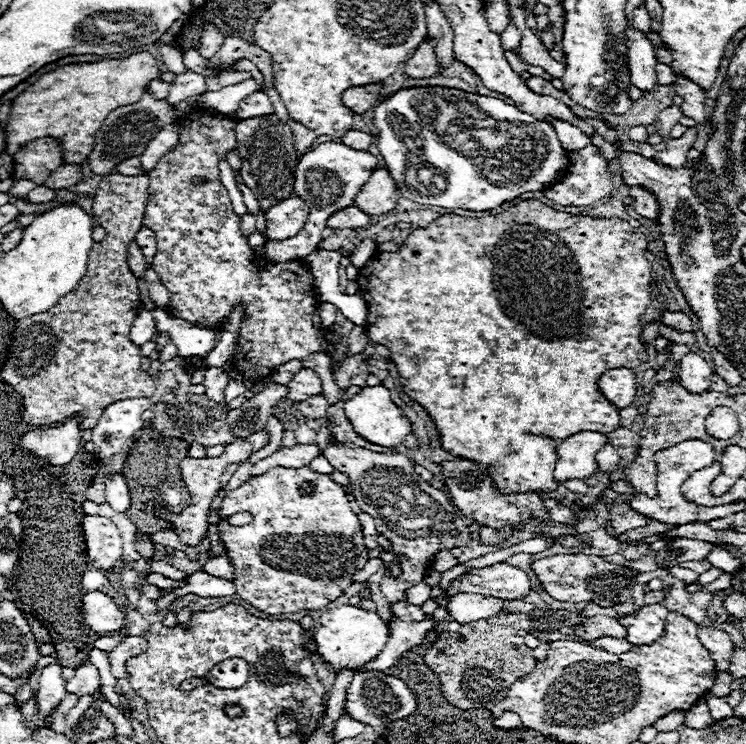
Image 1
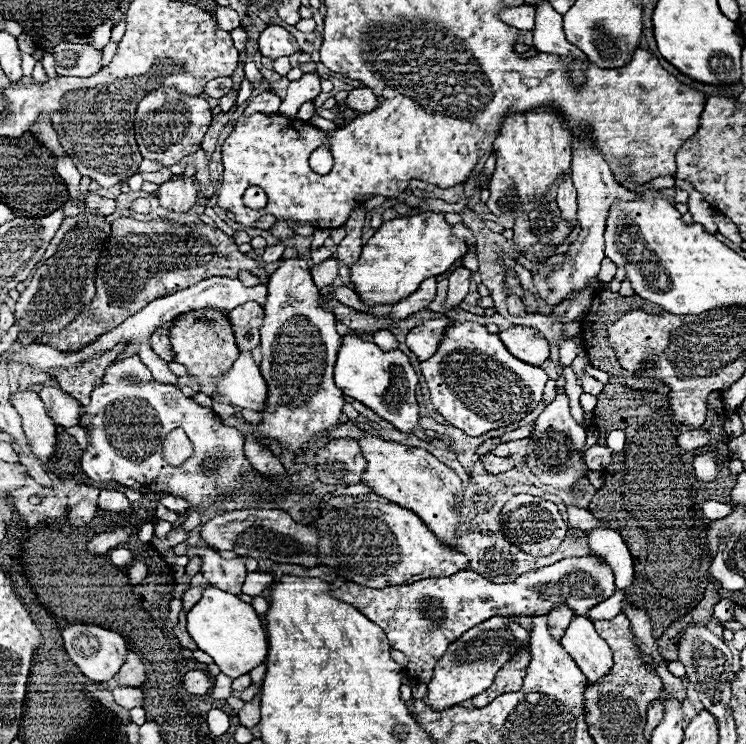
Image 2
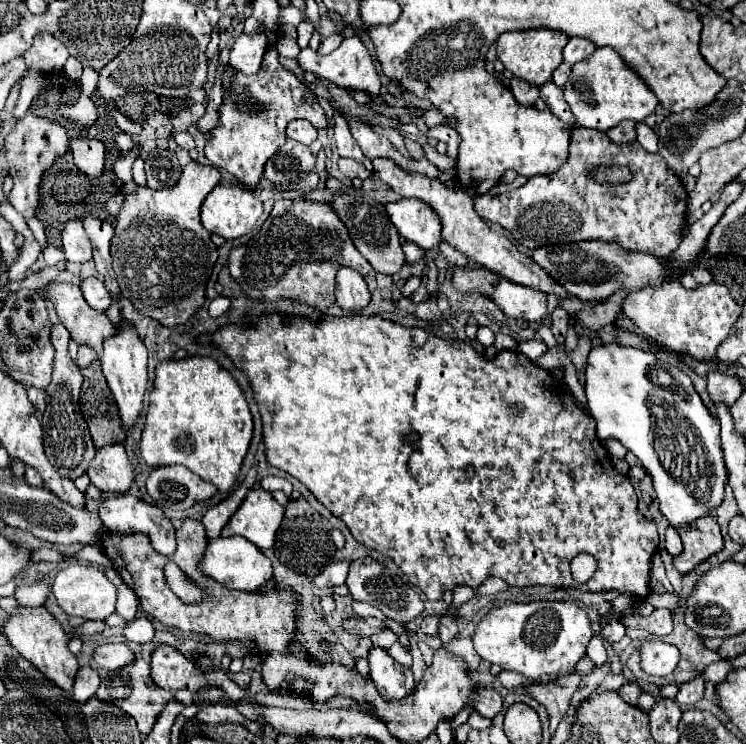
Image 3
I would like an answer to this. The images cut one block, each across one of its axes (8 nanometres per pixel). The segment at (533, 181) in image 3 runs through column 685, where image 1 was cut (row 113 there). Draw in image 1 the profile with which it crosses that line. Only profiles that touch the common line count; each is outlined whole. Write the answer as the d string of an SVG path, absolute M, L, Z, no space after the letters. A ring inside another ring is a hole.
M196 108L196 110L192 110L190 114L186 114L186 116L180 118L178 144L174 146L174 150L170 150L168 154L164 154L164 156L160 158L160 162L156 164L156 168L150 172L148 204L146 204L146 214L144 214L142 224L144 224L146 228L150 228L150 230L156 234L156 238L158 238L158 252L156 252L156 258L154 258L152 266L154 266L154 270L158 272L160 282L162 282L162 284L168 288L168 292L172 294L172 296L170 296L170 302L168 302L168 306L166 306L168 314L172 314L172 316L176 316L176 318L182 318L182 320L186 320L186 322L190 322L190 324L194 324L194 326L198 326L198 328L222 328L222 324L226 322L226 318L228 318L232 306L234 306L236 302L240 302L240 300L246 302L246 320L242 322L240 332L238 332L238 352L234 352L234 362L238 362L238 372L242 372L244 378L258 380L258 378L266 378L270 372L274 372L278 366L282 366L282 364L286 364L286 362L290 362L290 360L296 360L296 358L304 360L308 354L320 352L320 338L318 338L318 330L316 330L314 324L312 324L312 314L314 314L314 308L316 308L316 294L314 294L314 278L312 278L312 274L310 274L310 272L306 270L306 266L304 266L302 262L298 262L298 260L294 260L294 262L282 262L282 264L272 264L272 262L268 262L268 264L262 264L262 266L254 264L254 262L252 262L252 260L254 260L254 254L252 254L252 250L250 250L248 244L246 244L246 236L242 236L242 232L240 232L240 216L232 210L228 190L226 190L226 188L222 186L222 182L218 180L218 174L220 174L220 170L218 170L218 162L220 162L218 154L226 154L226 152L230 150L230 146L236 146L236 130L234 130L234 128L236 128L238 122L240 122L238 118L230 118L230 116L226 116L226 114L216 114L216 112L210 112L210 110L206 110L206 108ZM200 176L210 178L210 182L208 182L208 184L196 184L194 180L200 178Z

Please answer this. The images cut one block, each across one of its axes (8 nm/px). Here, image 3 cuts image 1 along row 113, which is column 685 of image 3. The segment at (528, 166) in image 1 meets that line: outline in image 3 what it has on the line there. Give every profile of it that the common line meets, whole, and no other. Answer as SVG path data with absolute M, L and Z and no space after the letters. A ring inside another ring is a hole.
M600 344L590 350L584 392L590 414L596 420L596 436L602 442L616 438L638 456L646 472L654 478L660 512L672 528L684 528L696 518L714 512L724 498L722 486L728 478L720 446L720 428L718 420L708 414L696 394L692 380L680 368L638 348ZM654 366L672 376L668 386L650 380Z

